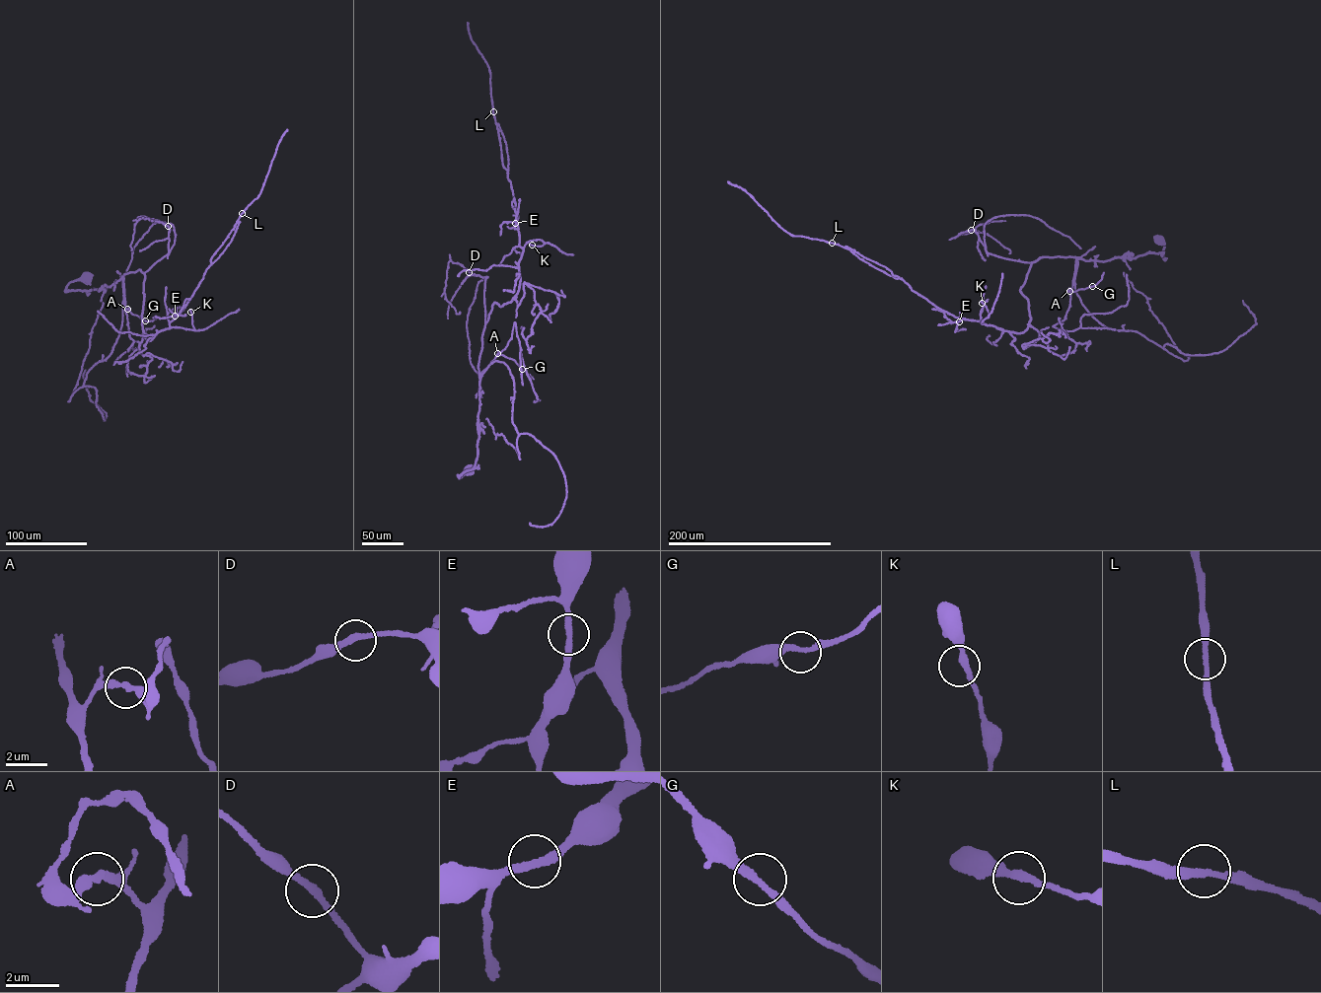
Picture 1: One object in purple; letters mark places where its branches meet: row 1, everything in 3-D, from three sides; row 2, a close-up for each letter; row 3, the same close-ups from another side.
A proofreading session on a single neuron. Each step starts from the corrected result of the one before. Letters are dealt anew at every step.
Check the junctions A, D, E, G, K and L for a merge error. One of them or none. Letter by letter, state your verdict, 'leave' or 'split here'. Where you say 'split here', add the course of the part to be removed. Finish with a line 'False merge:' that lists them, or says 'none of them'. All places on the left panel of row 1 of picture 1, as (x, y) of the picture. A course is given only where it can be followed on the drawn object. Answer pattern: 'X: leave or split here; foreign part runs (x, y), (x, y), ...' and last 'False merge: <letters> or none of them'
A: leave
D: leave
E: leave
G: leave
K: leave
L: leave
False merge: none of them

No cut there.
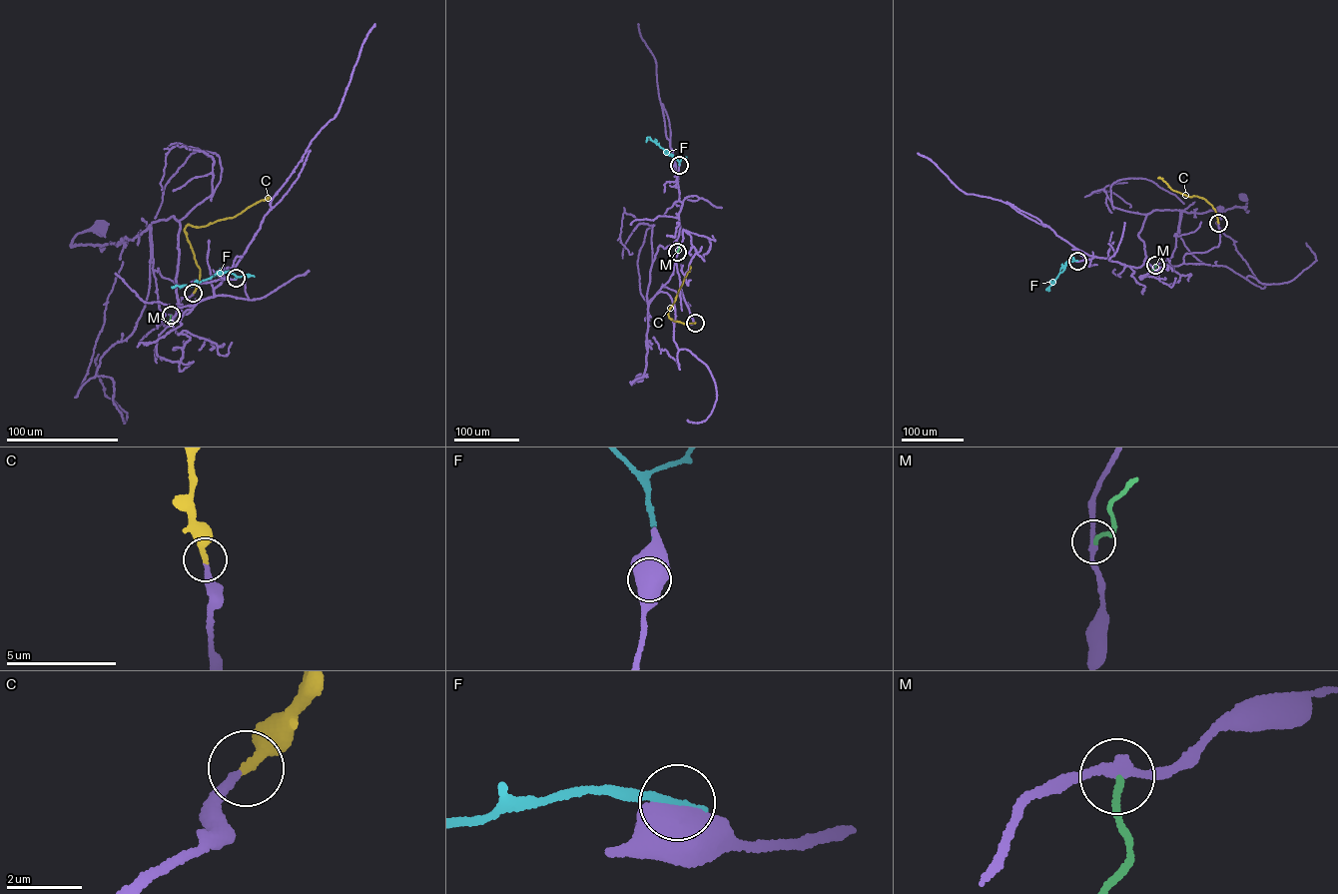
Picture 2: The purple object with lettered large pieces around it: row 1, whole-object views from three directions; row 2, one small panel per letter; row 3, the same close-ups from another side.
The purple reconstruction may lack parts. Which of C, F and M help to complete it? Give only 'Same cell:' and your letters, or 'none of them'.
Same cell: C

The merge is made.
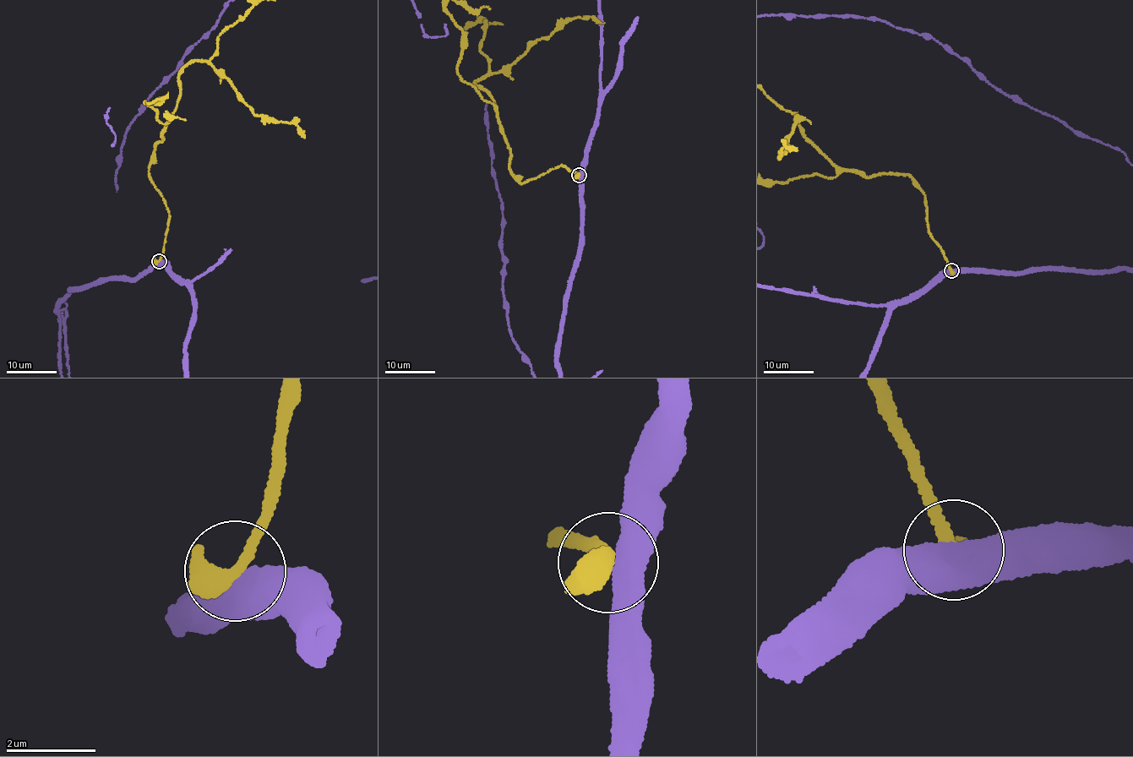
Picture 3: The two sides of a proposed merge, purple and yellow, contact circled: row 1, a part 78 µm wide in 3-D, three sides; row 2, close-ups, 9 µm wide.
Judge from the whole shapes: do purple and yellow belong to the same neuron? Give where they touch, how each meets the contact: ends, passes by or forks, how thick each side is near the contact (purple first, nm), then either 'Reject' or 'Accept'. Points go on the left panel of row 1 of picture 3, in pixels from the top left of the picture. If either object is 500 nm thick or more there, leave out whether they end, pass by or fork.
Place: (159, 261). Thickness 500 nm (purple) against 600 nm. Reject

